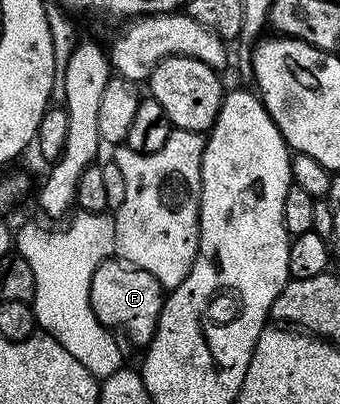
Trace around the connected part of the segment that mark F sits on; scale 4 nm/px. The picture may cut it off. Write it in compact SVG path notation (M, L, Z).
M115 256L108 258L100 264L97 272L93 272L93 284L89 288L91 307L100 324L112 332L118 332L124 339L127 337L139 348L146 348L153 340L159 314L163 311L164 297L163 285L149 276L149 272L131 266Z

